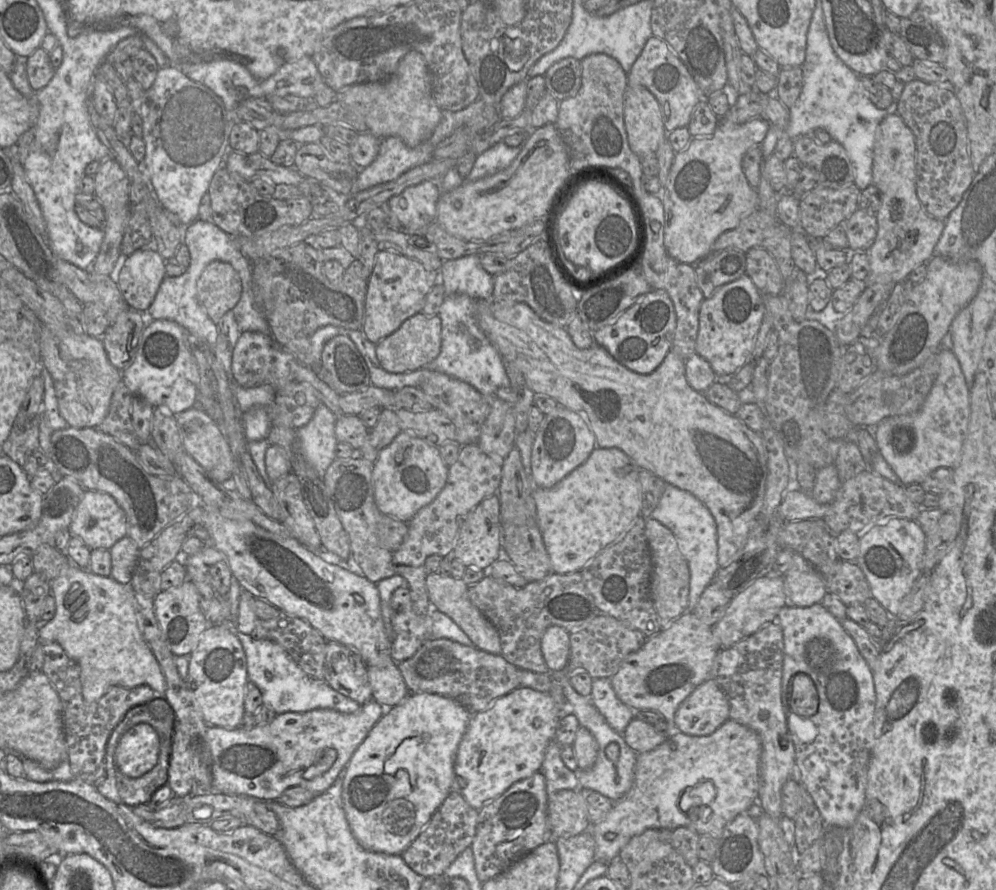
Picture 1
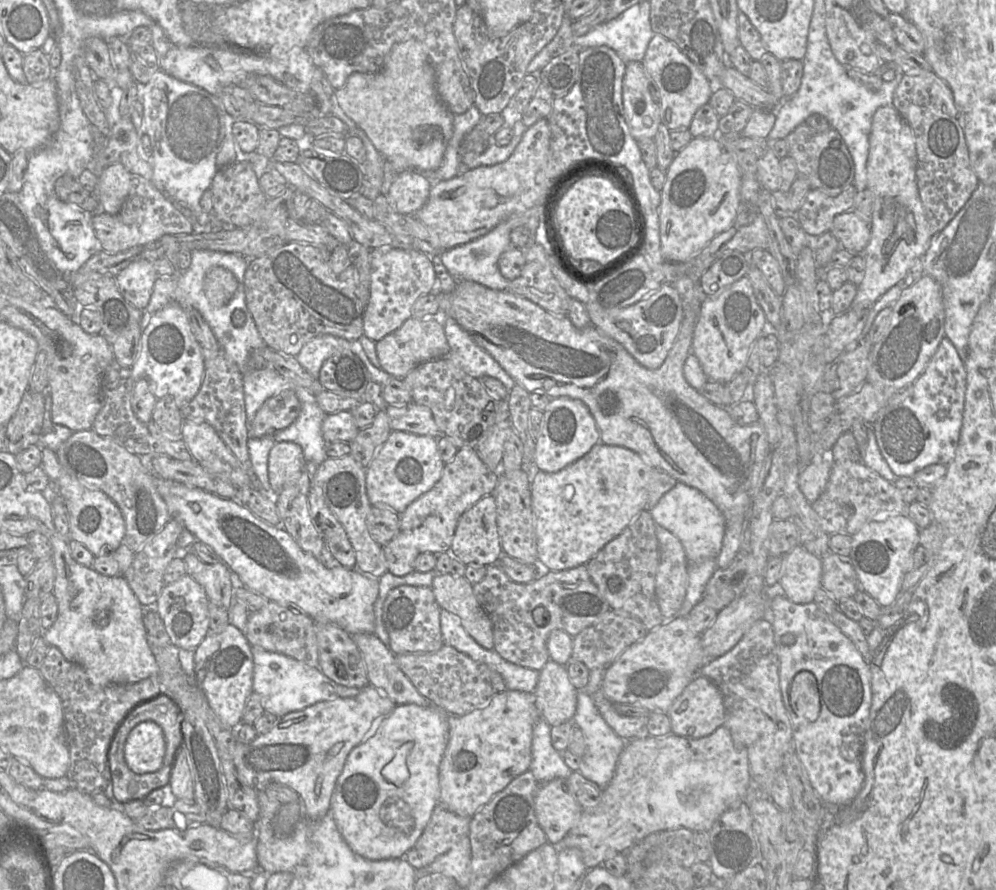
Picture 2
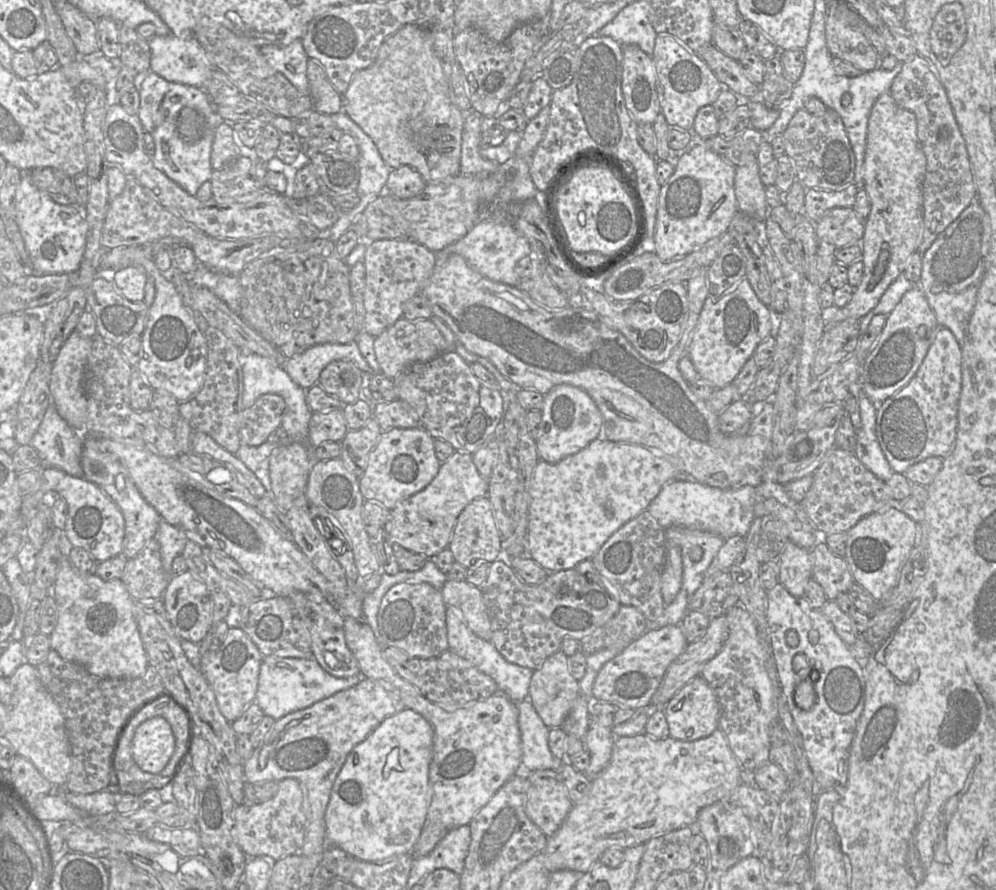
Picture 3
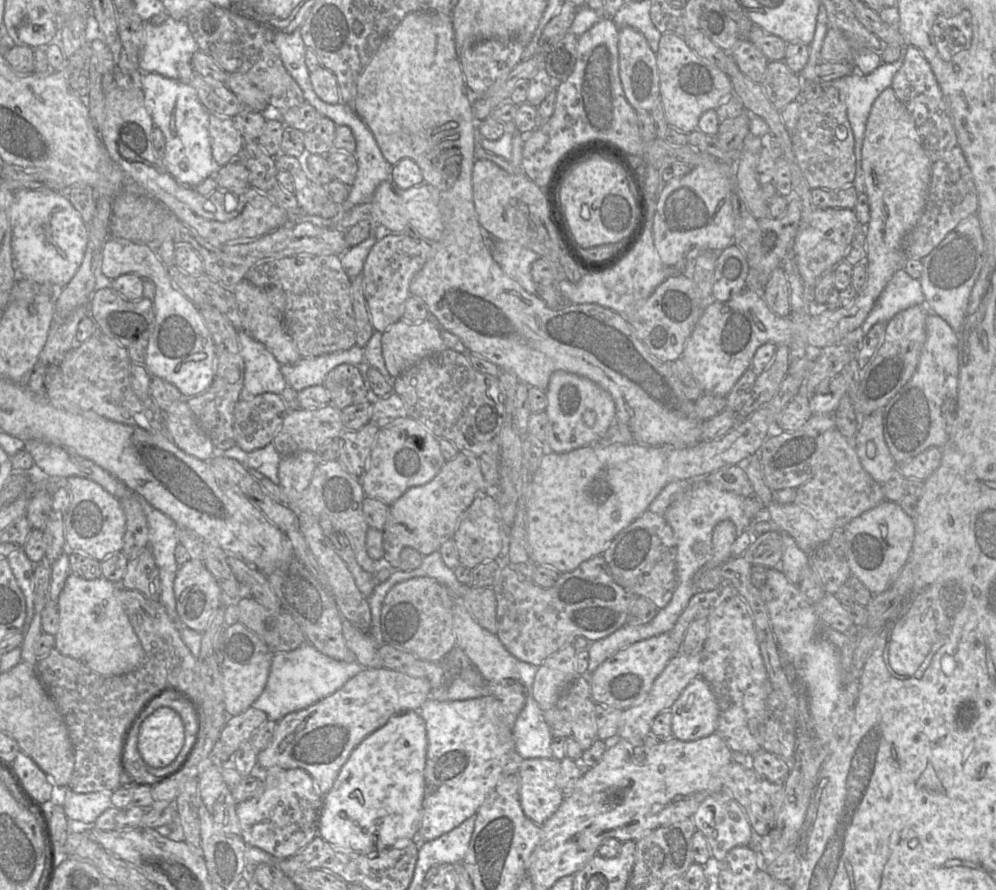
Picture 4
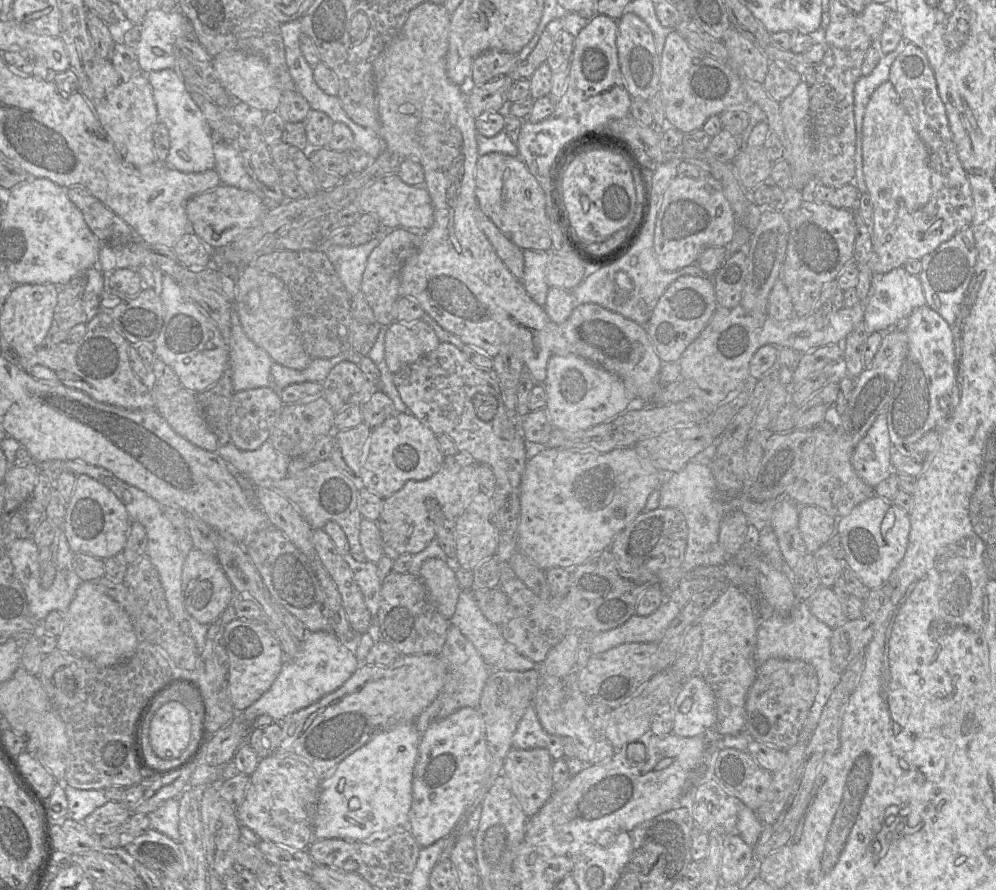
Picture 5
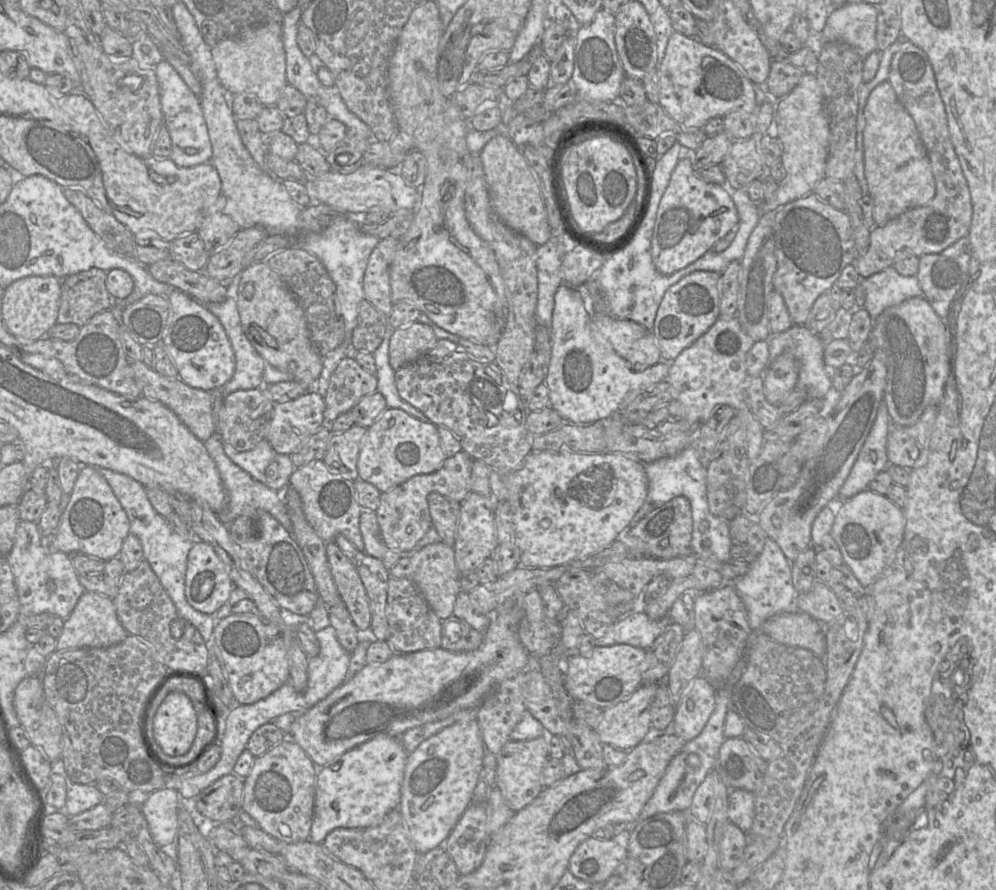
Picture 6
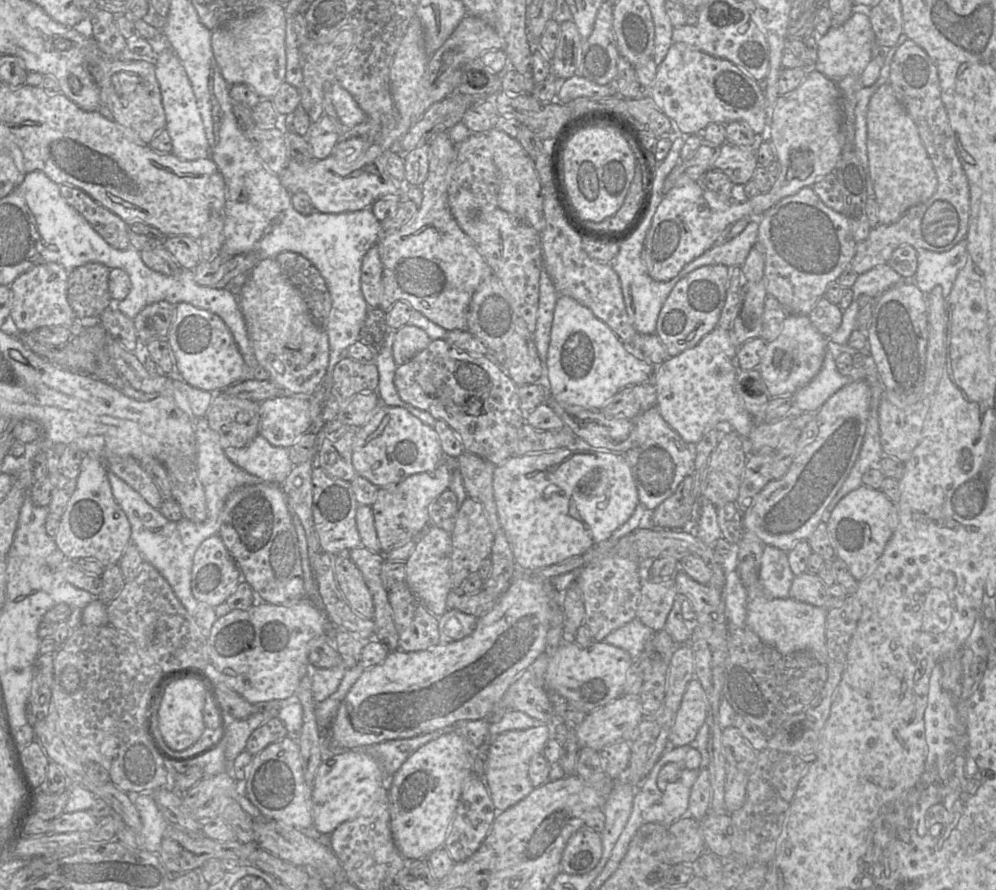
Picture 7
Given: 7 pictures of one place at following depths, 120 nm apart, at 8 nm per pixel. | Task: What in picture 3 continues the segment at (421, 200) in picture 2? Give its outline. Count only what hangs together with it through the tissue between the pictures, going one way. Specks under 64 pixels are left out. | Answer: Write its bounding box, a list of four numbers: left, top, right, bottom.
[387,165,426,199]

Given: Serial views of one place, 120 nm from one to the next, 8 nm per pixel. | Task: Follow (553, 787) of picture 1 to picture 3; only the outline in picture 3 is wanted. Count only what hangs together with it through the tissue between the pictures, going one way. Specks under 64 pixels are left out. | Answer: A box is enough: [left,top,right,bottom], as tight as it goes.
[517,699,563,772]

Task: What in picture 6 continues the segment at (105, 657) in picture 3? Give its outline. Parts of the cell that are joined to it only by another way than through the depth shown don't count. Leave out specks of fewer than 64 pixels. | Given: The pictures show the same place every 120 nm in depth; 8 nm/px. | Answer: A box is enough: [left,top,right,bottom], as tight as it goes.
[56,591,128,651]

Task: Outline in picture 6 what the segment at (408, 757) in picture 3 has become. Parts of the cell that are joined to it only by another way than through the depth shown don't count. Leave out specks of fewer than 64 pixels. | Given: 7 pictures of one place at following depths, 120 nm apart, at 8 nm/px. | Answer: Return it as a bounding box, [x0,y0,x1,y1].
[308,736,408,844]

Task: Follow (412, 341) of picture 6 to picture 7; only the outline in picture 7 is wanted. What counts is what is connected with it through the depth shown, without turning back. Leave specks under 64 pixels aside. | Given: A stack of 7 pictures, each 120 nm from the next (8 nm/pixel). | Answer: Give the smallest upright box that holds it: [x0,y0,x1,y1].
[393,324,431,365]

